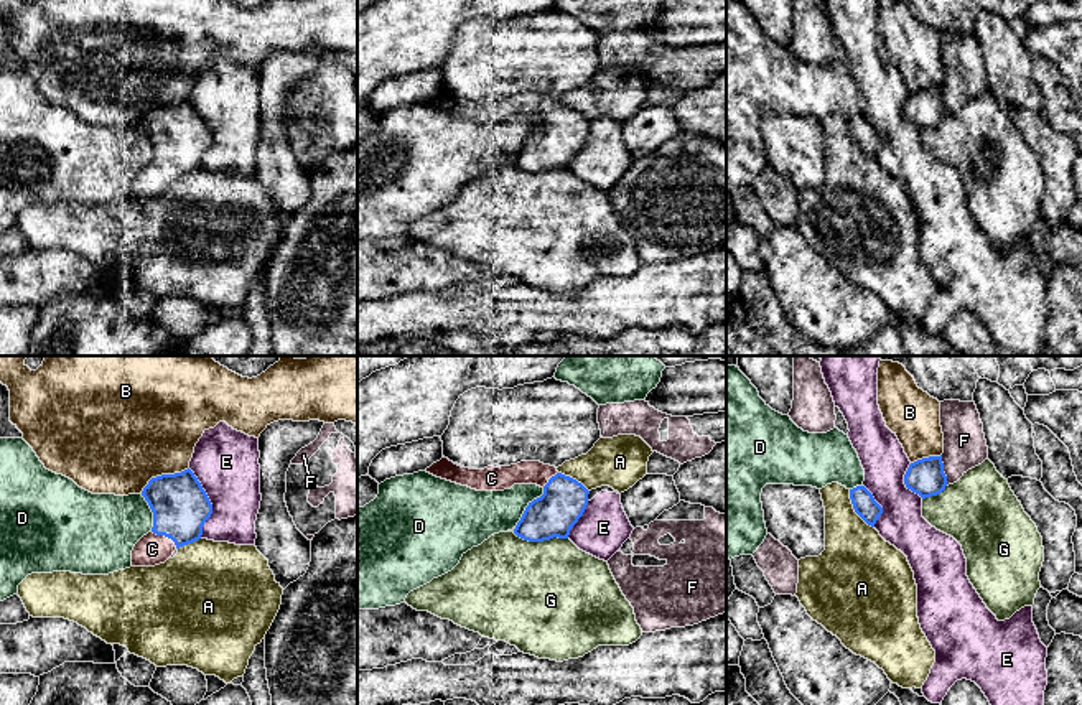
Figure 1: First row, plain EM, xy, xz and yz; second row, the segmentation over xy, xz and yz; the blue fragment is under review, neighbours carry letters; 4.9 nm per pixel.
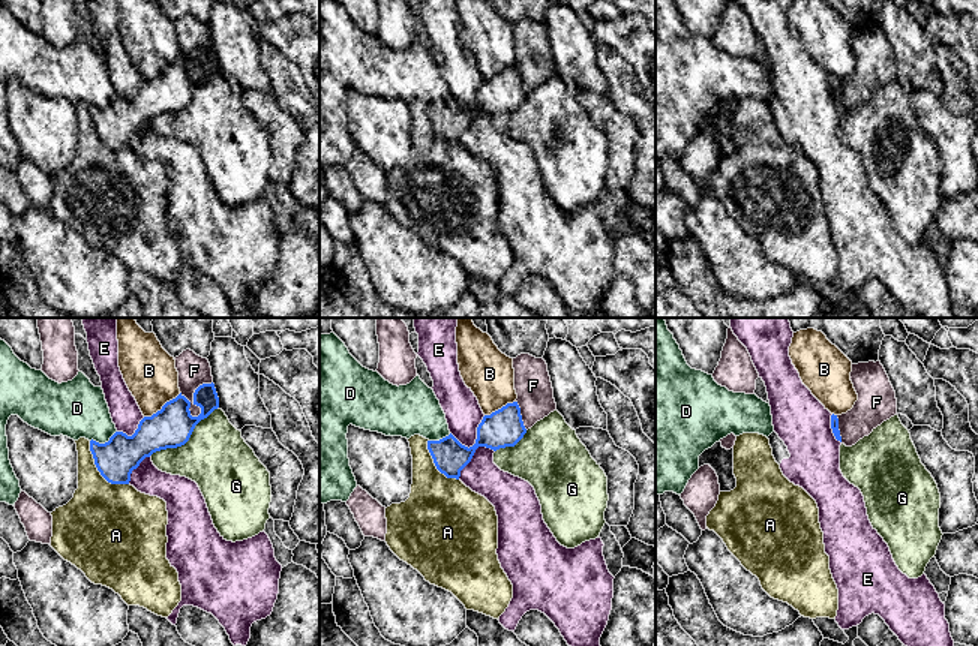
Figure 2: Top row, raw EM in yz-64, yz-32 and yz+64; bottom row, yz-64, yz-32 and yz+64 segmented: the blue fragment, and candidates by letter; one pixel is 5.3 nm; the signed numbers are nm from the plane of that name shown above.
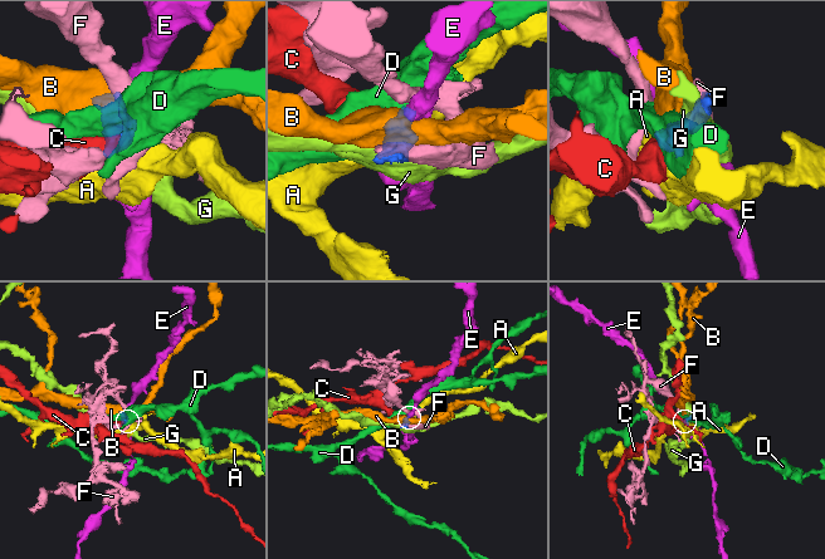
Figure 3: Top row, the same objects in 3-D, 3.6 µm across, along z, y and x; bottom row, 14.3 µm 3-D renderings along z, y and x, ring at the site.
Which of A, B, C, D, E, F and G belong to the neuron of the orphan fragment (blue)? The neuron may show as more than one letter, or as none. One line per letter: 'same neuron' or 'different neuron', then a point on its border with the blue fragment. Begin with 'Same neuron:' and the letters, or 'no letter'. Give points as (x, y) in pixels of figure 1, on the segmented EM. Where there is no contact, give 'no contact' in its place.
Same neuron: C
A: different neuron; meets blue in yz at (853, 508)
B: different neuron; meets blue in xy at (163, 475)
C: same neuron; meets blue in xy at (165, 536)
D: different neuron; meets blue in xz at (526, 508)
E: different neuron; meets blue in xy at (209, 503)
F: different neuron; meets blue in yz at (942, 470)
G: different neuron; meets blue in xz at (540, 541)

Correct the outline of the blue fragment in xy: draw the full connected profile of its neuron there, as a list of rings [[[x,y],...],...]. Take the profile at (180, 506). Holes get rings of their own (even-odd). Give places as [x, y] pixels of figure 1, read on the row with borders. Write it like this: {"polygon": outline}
{"polygon": [[[194,473],[152,478],[142,496],[153,512],[153,527],[132,550],[132,567],[165,563],[176,549],[201,539],[212,504]]]}

